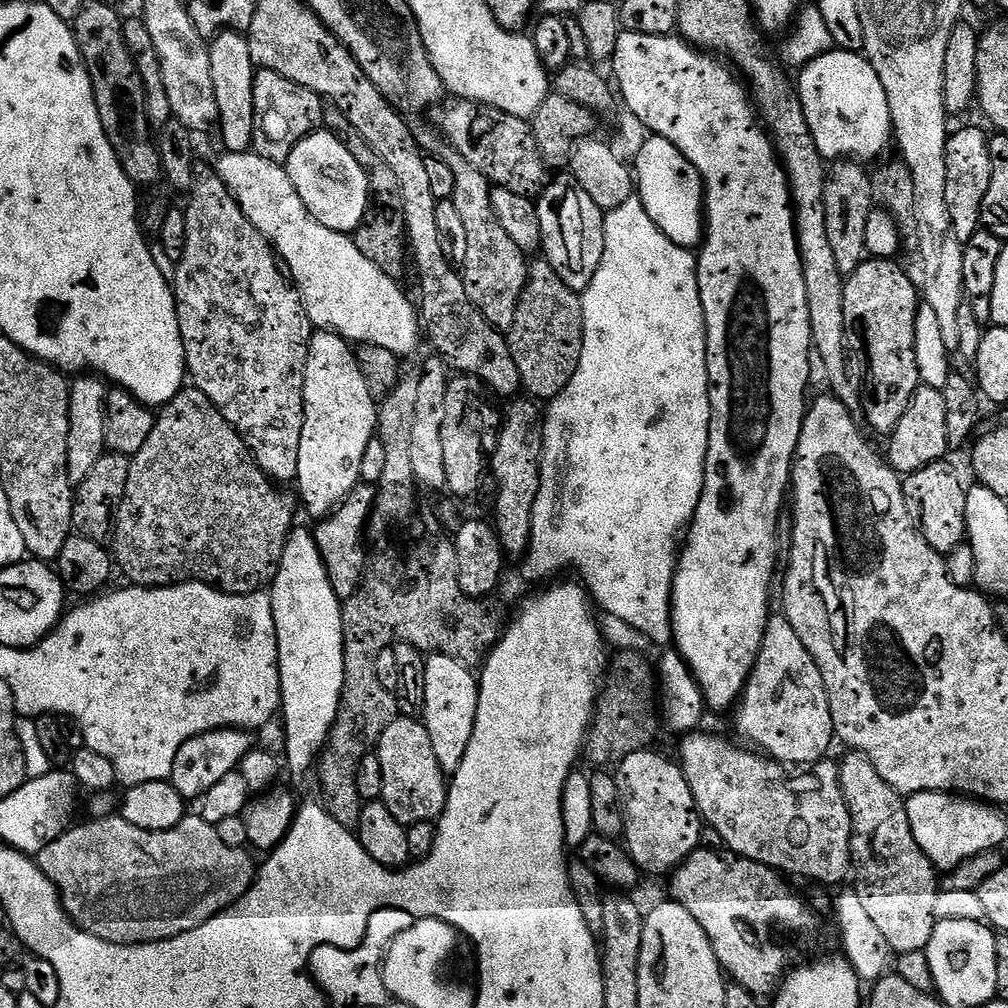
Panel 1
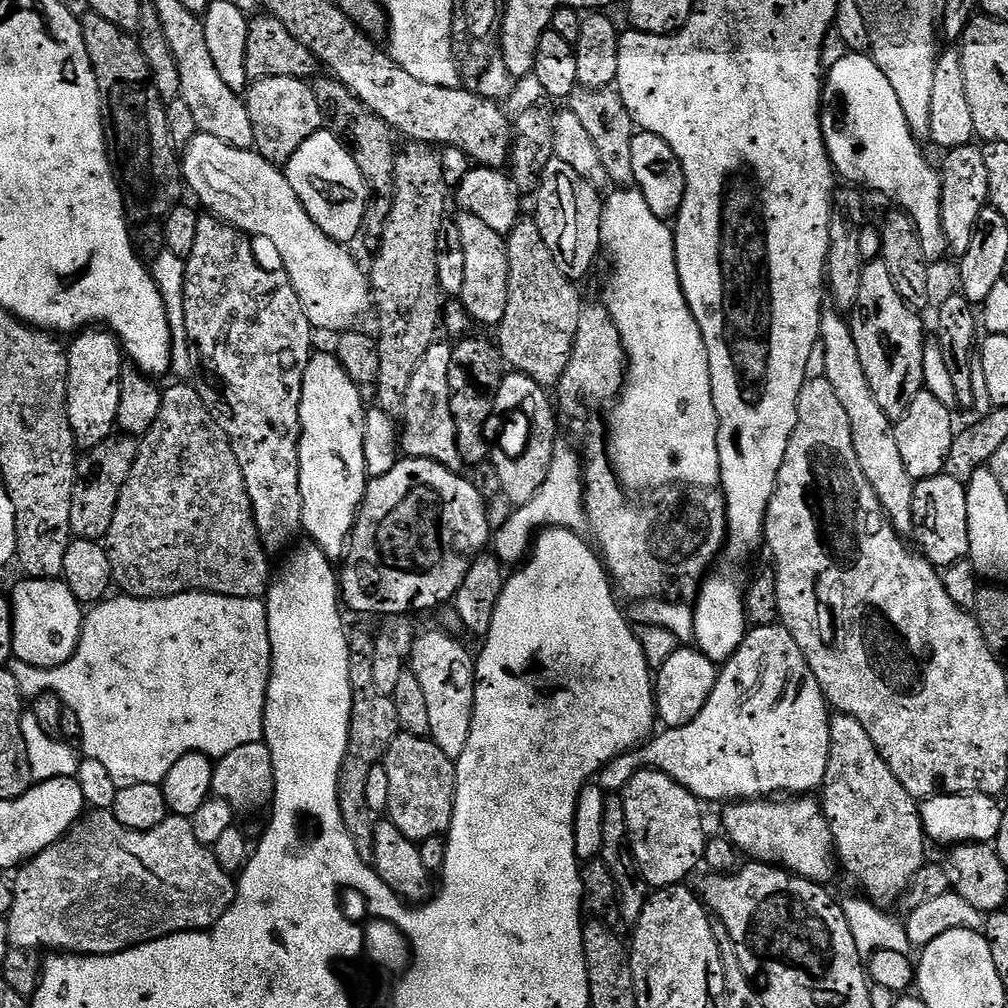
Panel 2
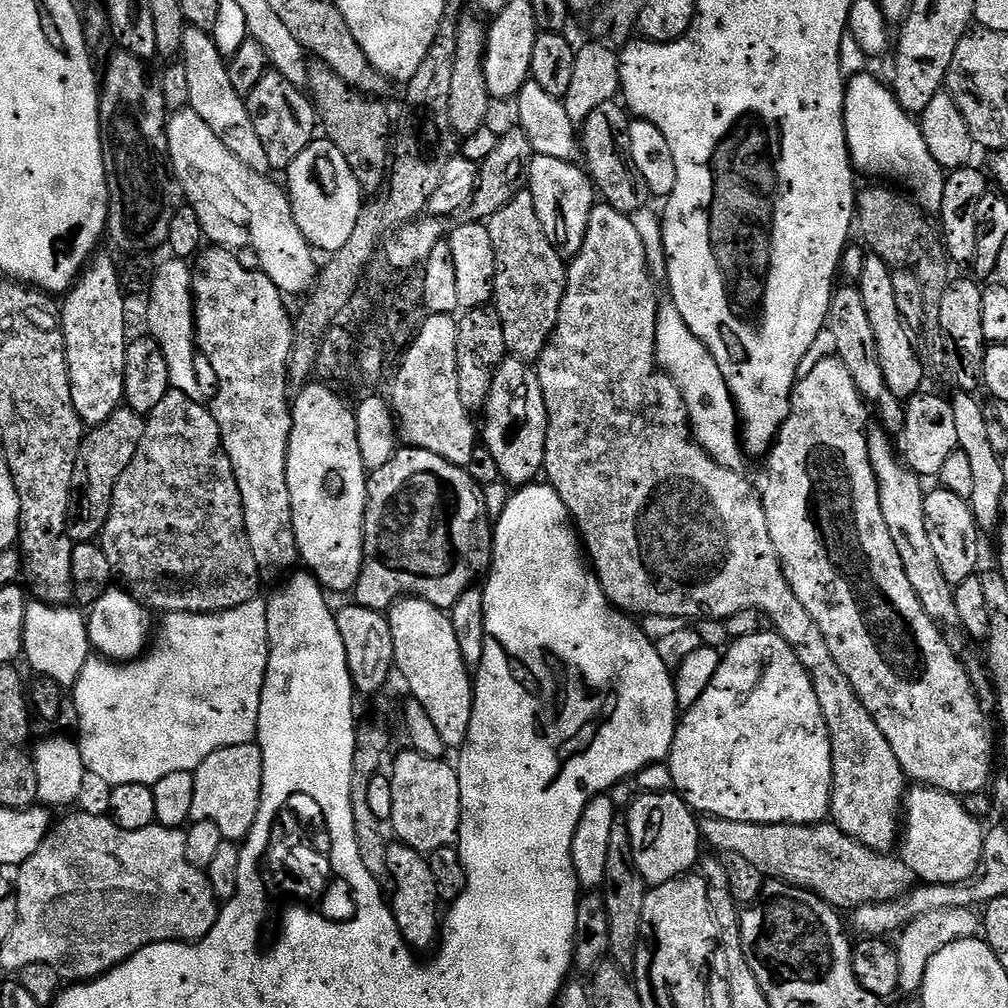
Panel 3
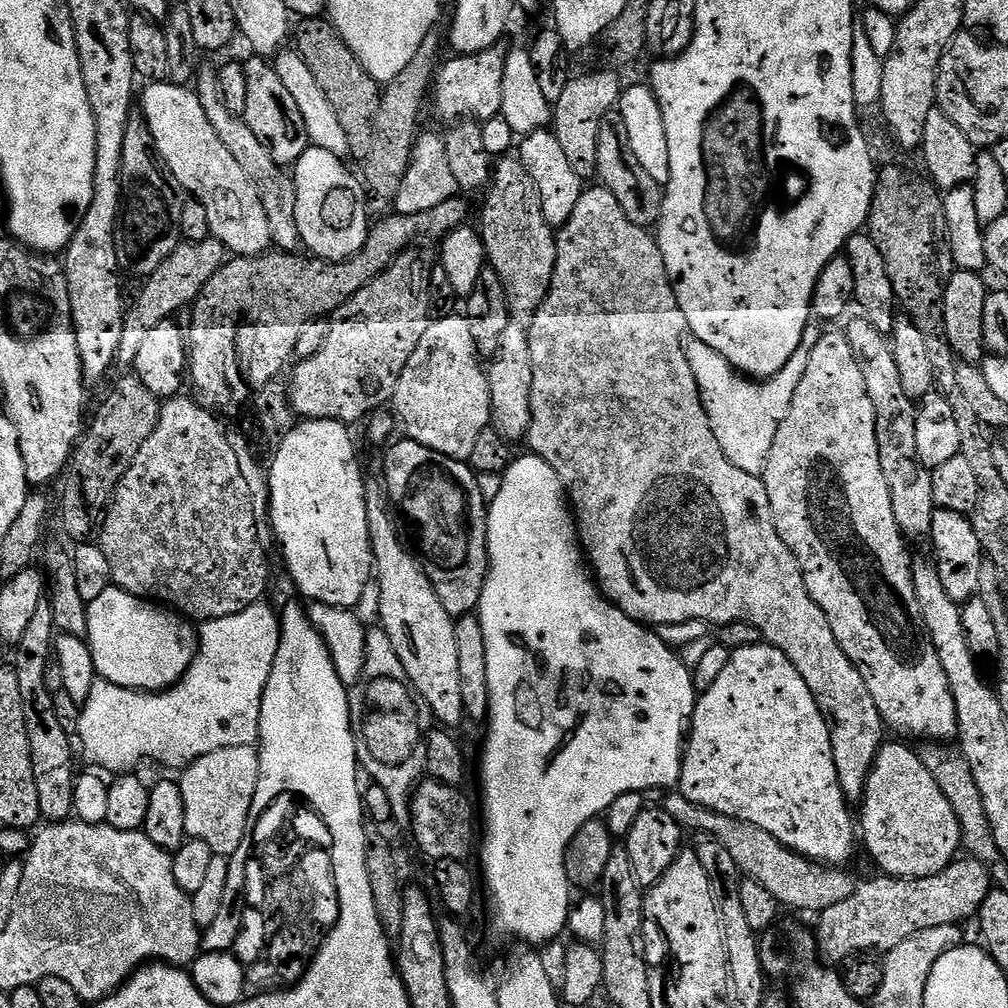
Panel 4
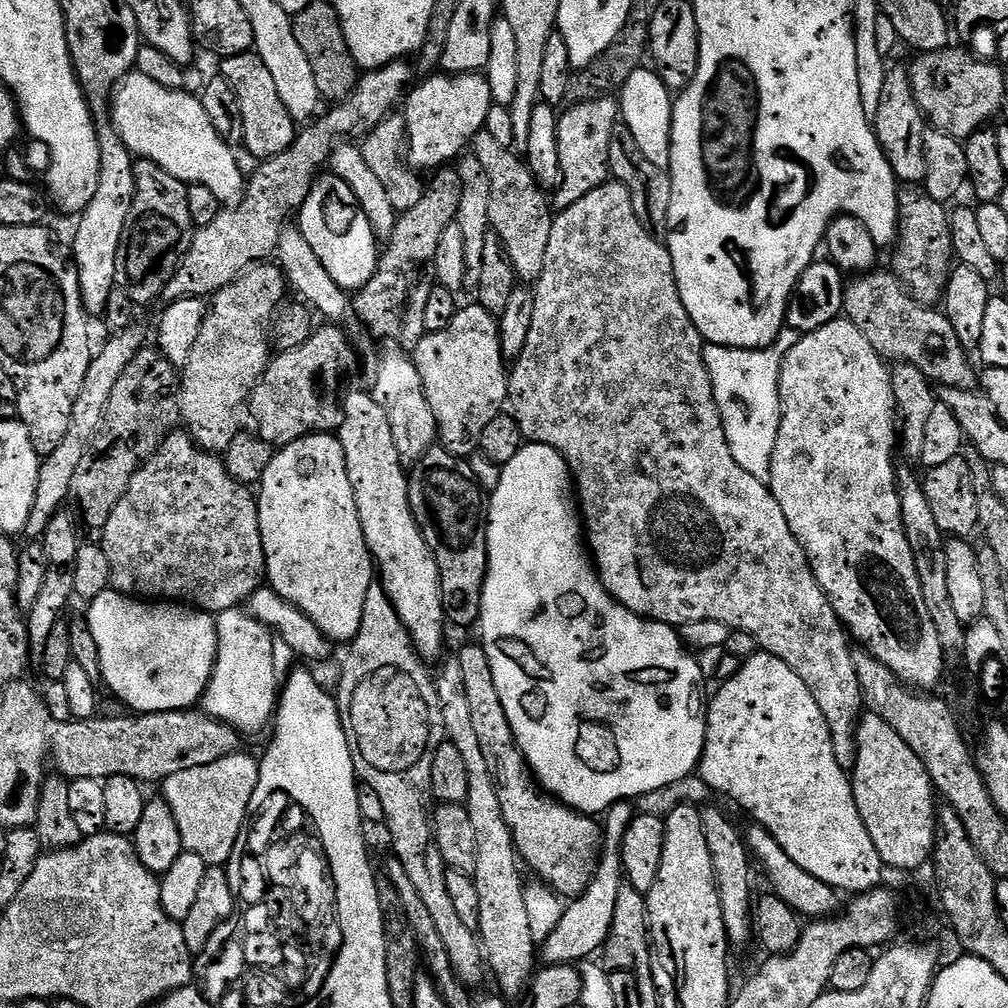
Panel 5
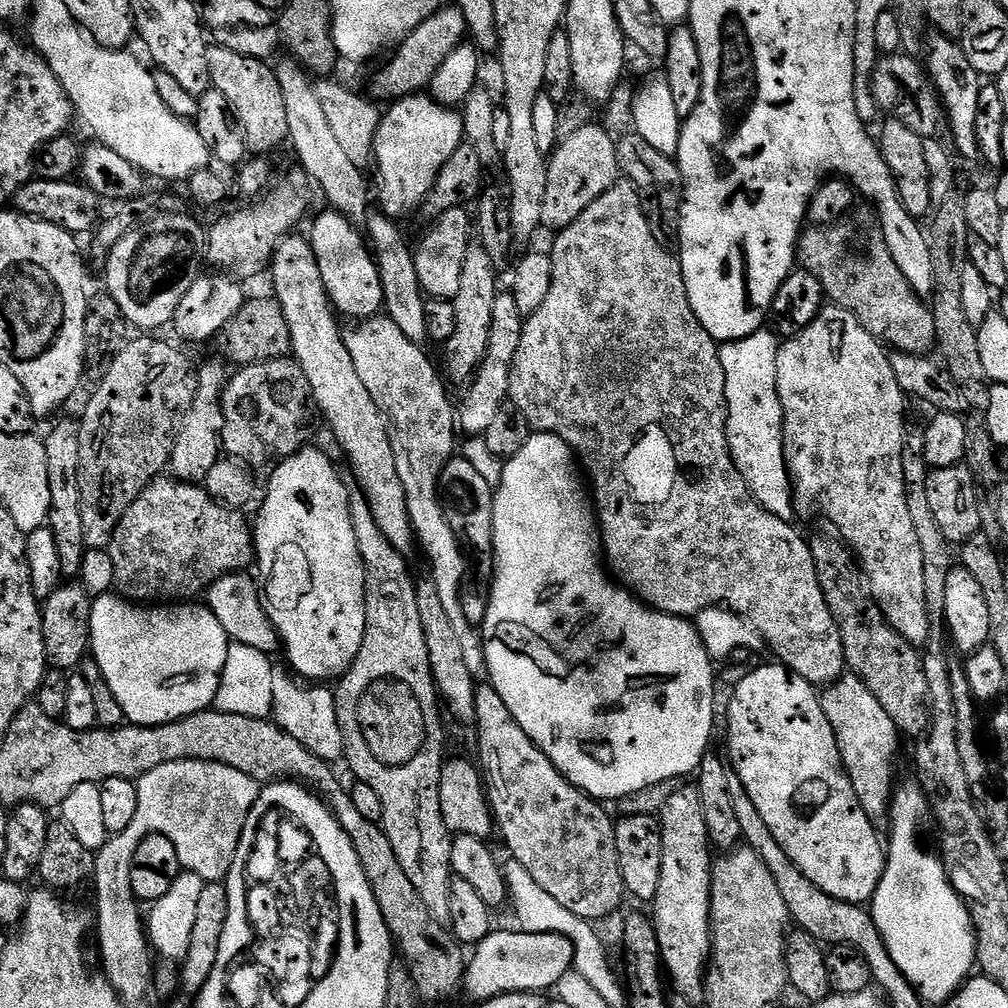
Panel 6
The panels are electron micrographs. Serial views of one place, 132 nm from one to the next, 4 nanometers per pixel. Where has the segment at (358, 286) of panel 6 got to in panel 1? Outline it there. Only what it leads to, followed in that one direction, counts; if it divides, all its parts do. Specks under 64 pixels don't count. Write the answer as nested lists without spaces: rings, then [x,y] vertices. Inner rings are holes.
[[[327,130],[312,133],[302,142],[298,142],[298,146],[294,146],[290,158],[286,161],[286,167],[294,190],[298,190],[298,198],[302,198],[306,210],[314,219],[335,232],[355,233],[370,203],[368,174],[366,169],[354,158],[354,154],[350,154],[350,150],[346,150],[346,146],[342,146],[342,142],[338,142],[338,138],[334,138],[332,133]]]

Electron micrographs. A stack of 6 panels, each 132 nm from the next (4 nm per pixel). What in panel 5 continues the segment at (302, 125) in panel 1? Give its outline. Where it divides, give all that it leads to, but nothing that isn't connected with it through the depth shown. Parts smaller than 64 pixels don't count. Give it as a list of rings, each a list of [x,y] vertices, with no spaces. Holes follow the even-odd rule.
[[[251,51],[225,56],[219,64],[219,75],[229,83],[237,96],[244,131],[243,147],[248,147],[249,154],[257,156],[257,161],[260,162],[285,152],[297,138],[298,125],[290,118],[290,110],[286,110],[282,103],[266,62],[262,62],[262,58],[256,55],[255,51]]]

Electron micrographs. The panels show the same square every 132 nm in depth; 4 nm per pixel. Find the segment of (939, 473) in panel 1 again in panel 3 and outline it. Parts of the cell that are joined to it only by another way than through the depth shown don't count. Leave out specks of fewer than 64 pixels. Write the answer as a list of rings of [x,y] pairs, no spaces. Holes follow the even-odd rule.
[[[933,487],[924,497],[926,506],[926,531],[938,558],[938,566],[946,582],[953,586],[966,582],[966,578],[977,575],[976,559],[980,556],[980,536],[982,529],[976,525],[972,505],[965,497],[951,492],[949,488]]]

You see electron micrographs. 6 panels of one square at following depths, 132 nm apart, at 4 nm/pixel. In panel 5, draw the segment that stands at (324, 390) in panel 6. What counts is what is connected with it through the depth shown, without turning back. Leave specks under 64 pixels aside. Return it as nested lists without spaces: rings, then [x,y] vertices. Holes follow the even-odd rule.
[[[371,391],[352,392],[345,398],[338,439],[350,474],[350,490],[354,490],[354,502],[358,506],[358,522],[362,522],[379,583],[384,585],[390,602],[394,602],[394,610],[398,610],[398,618],[402,618],[411,634],[412,645],[421,660],[439,661],[445,655],[444,583],[440,580],[436,555],[430,550],[412,513],[408,497],[410,476],[406,462],[398,454],[398,446],[394,446],[390,418],[386,418],[386,410],[374,402]]]

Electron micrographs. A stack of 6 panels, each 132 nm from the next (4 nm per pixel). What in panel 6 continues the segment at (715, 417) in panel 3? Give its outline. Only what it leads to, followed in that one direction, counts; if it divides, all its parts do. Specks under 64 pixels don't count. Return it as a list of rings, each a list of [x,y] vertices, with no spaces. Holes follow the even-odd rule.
[[[761,330],[741,340],[729,340],[719,345],[722,370],[726,374],[726,402],[728,403],[728,445],[750,494],[764,509],[778,518],[791,521],[794,516],[792,479],[784,461],[784,411],[778,398],[776,367],[781,341],[772,330]]]

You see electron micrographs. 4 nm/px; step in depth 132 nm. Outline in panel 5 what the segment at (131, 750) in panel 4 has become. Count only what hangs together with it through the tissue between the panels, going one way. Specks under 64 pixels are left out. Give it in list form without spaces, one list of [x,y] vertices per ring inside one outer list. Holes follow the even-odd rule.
[[[231,608],[216,616],[216,665],[204,691],[203,711],[241,734],[260,732],[271,725],[278,707],[278,677],[274,670],[273,633],[247,611]]]

